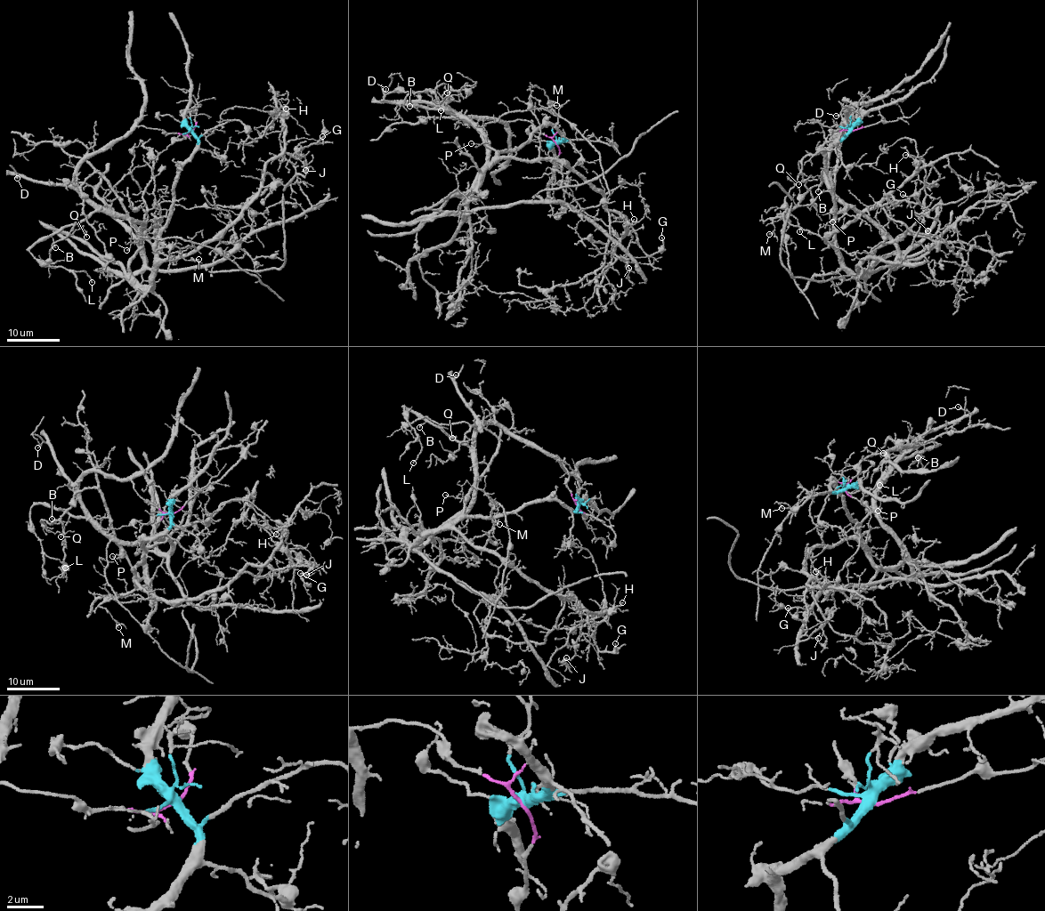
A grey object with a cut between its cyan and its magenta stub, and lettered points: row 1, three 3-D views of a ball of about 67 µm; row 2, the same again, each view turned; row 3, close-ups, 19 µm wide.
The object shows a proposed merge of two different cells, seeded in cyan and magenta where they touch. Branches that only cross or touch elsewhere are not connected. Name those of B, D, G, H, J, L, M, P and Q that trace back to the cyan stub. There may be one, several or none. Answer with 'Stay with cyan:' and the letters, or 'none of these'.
Stay with cyan: G, H, J, M, P

